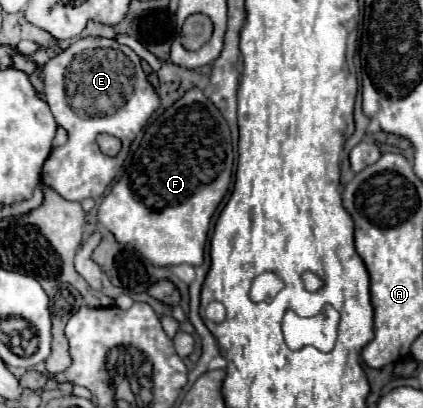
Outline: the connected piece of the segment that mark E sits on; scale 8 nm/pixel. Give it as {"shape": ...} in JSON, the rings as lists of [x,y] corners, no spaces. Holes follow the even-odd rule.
{"shape":[[[87,36],[75,40],[67,50],[51,58],[45,64],[41,78],[45,82],[49,108],[57,124],[65,128],[69,136],[67,144],[53,148],[45,160],[41,174],[43,184],[73,202],[103,196],[111,180],[117,176],[129,152],[129,144],[159,106],[159,96],[147,82],[139,56],[115,40],[107,42]],[[97,134],[119,138],[123,144],[121,152],[117,156],[105,156],[97,146]]]}

